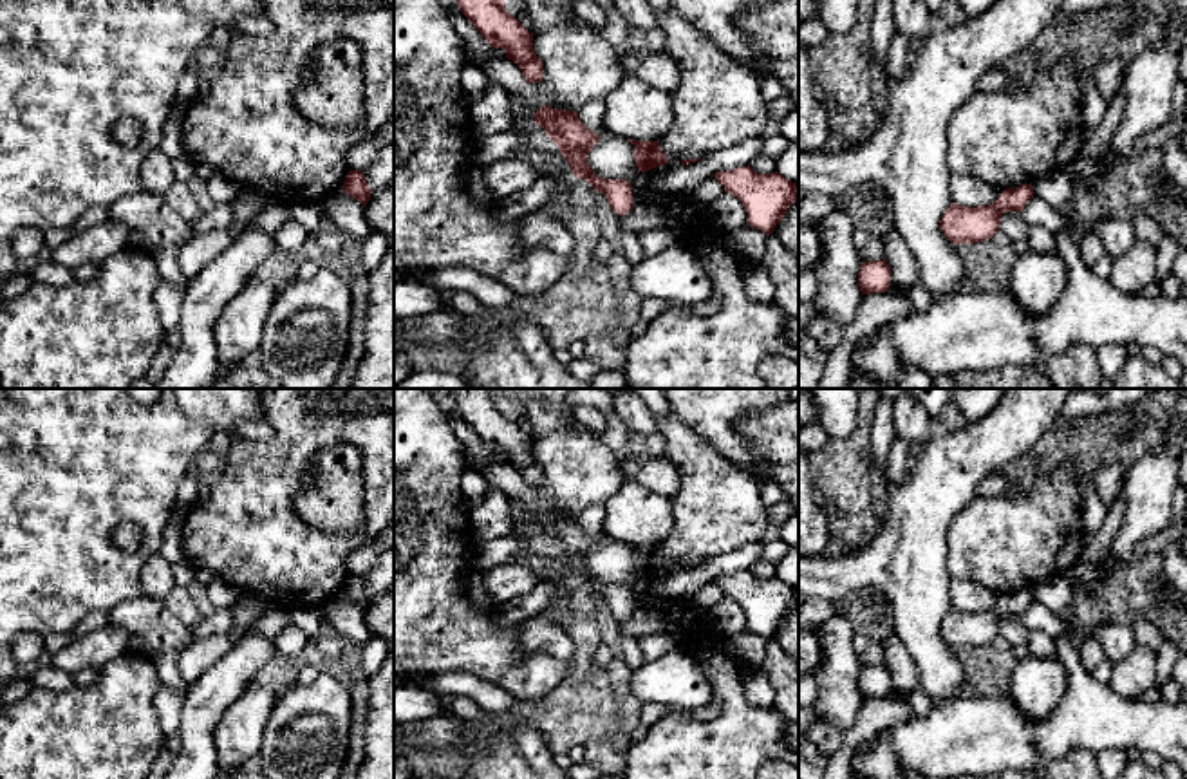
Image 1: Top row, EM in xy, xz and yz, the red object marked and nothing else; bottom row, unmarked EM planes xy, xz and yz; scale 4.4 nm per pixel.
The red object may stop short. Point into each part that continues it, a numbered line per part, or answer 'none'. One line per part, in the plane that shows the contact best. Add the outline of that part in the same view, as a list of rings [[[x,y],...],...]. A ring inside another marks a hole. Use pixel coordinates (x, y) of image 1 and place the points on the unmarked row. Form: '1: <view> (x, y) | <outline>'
none

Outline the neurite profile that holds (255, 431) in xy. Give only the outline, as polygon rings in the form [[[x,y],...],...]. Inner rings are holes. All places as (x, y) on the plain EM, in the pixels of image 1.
[[[240,421],[235,427],[235,434],[249,441],[269,441],[273,437],[273,427],[266,421]]]

